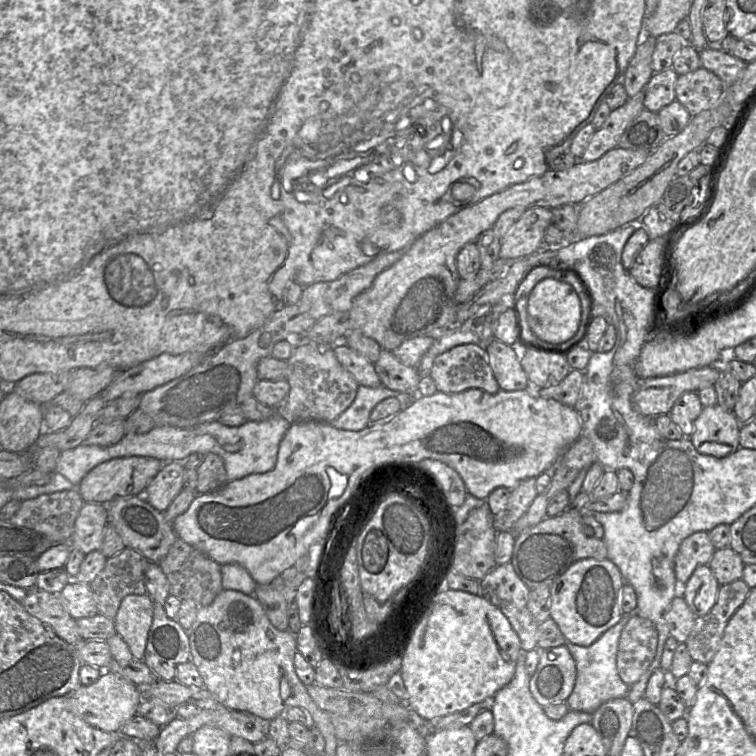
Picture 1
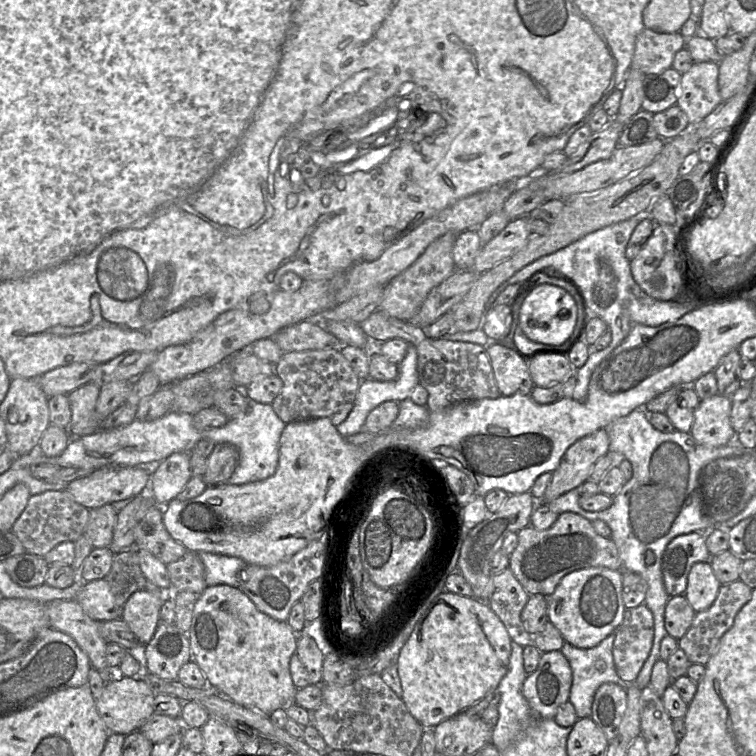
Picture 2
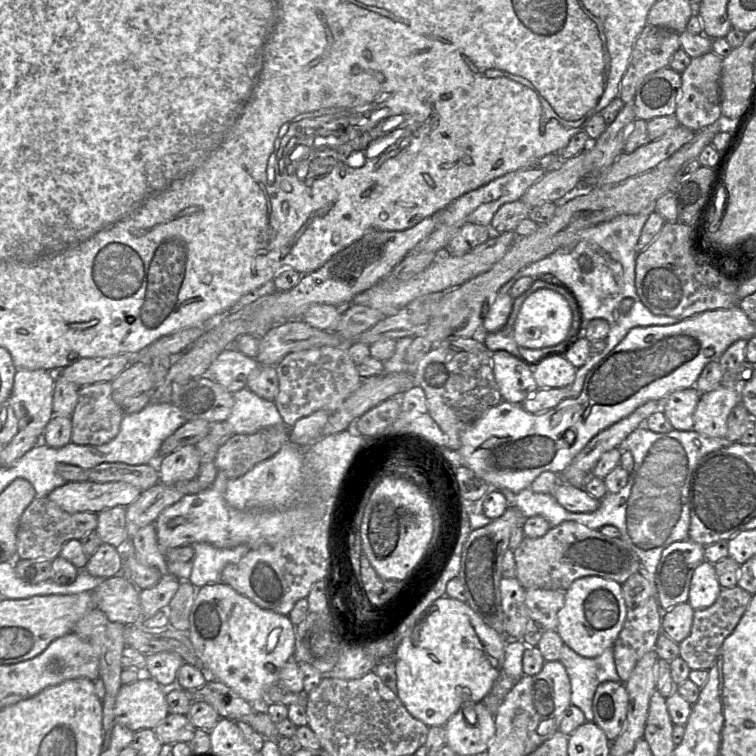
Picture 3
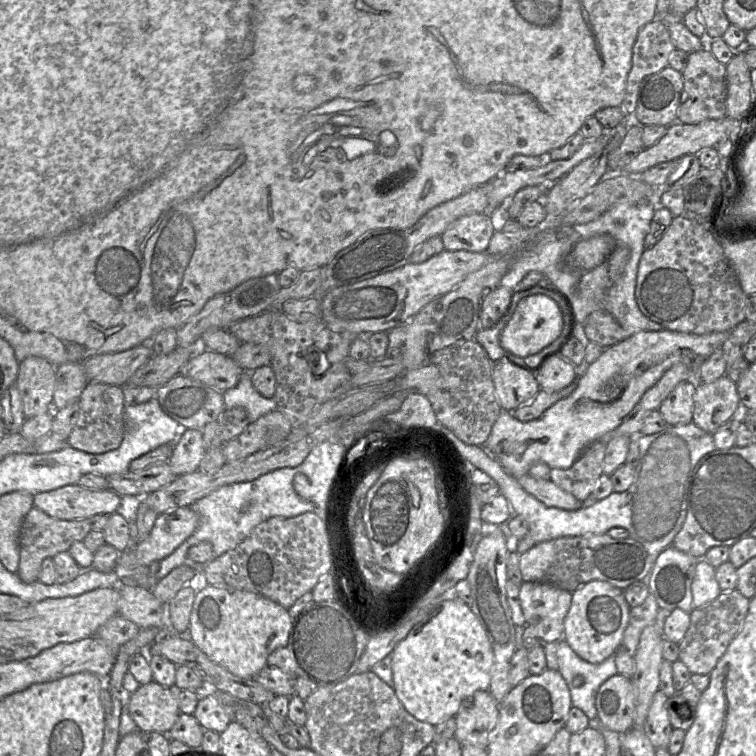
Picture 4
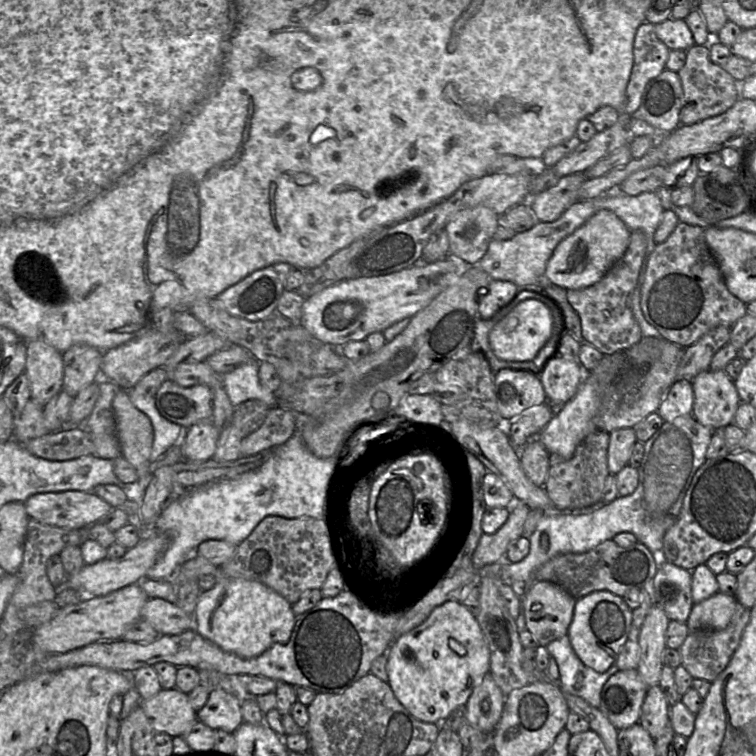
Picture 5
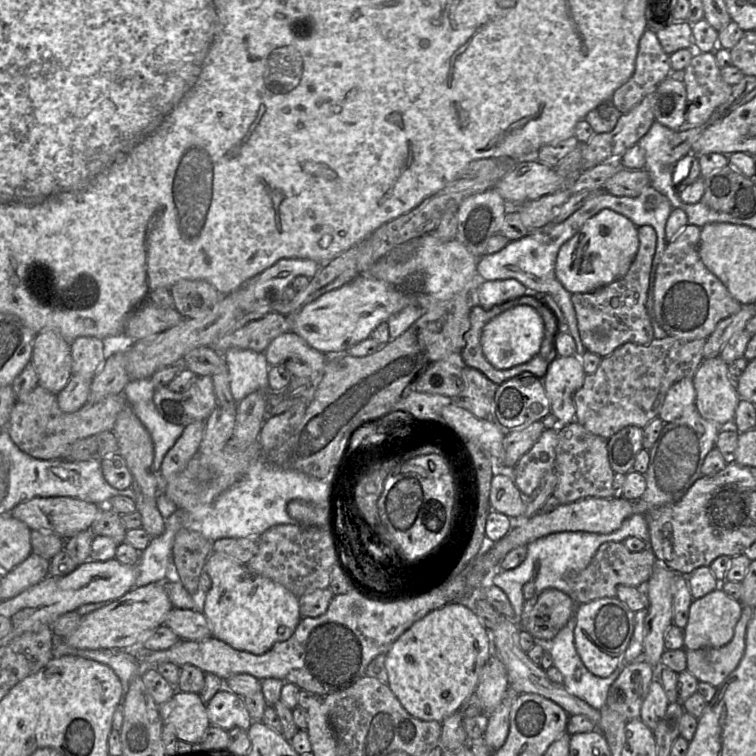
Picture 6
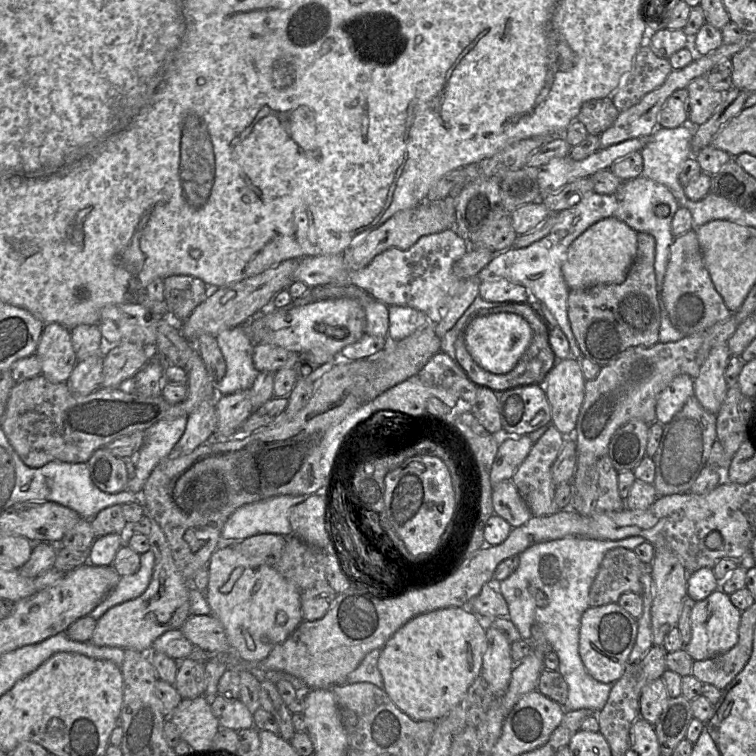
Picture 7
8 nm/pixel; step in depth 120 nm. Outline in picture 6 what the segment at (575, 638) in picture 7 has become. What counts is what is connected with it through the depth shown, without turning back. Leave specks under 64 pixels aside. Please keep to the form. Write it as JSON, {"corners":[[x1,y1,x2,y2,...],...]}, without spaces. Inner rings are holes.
{"corners":[[633,514,624,520,619,529,608,534,584,531,565,531,549,534,527,545,526,558,516,568,502,570,499,565,498,569,490,576,489,583,493,583,505,592,514,610,514,617,511,620,520,625,525,602,522,588,525,583,534,583,536,596,539,596,547,588,555,588,573,599,573,592,569,586,569,578,575,576,575,574,581,572,589,565,596,551,603,543,612,541,622,542,629,536,634,536,648,542,649,547,649,529,643,515],[575,614,571,616,566,625,552,639,535,638,534,643,540,645,545,651,550,652,553,665,558,668,564,677,564,687,572,695,587,702,593,708,600,710,607,704,608,691,613,682,622,672,622,666,618,666,615,671,606,678,601,678,592,674,584,665,580,658,574,642,574,629,576,626]]}

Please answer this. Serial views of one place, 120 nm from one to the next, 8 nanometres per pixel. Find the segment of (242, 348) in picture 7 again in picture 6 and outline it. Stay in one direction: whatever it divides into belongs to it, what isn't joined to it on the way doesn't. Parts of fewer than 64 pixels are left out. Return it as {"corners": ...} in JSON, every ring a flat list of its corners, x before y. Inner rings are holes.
{"corners":[[231,348,223,353,223,357,228,369,230,391,237,403,255,391,269,391,269,364,263,352]]}

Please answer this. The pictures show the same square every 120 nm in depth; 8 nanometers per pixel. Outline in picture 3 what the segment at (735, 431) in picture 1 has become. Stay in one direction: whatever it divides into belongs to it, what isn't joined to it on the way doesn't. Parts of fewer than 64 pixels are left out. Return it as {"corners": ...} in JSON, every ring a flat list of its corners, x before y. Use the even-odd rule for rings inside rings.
{"corners":[[719,386,701,393,694,411,693,430,711,438,724,438,731,410,740,402,738,387]]}

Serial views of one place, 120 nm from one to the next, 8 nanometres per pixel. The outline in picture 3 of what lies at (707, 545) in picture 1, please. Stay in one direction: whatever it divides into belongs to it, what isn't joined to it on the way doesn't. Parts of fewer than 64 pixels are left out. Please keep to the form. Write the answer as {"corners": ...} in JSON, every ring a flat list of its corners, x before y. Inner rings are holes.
{"corners":[[690,539,666,547,657,566,656,597,662,610,688,602,693,572,704,557,705,546]]}

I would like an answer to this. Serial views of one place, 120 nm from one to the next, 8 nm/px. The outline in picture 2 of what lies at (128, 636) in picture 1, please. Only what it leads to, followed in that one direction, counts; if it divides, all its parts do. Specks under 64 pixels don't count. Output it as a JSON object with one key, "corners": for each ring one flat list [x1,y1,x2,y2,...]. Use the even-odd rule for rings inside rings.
{"corners":[[143,589,134,592,123,605,121,619,142,645,151,640,160,622,160,608,172,594,172,590,154,593]]}

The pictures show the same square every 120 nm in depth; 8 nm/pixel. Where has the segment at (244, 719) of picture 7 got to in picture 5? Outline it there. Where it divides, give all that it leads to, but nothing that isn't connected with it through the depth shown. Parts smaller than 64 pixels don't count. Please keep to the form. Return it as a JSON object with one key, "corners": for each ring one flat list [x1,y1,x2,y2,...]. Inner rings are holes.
{"corners":[[211,687,206,704,196,714,210,728,228,733,243,723,241,700,219,687]]}

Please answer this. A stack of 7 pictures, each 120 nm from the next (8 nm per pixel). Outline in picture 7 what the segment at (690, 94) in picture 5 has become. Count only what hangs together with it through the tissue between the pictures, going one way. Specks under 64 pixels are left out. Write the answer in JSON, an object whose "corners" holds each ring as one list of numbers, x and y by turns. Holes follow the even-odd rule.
{"corners":[[706,75,692,80,687,90,688,124,692,127,705,123,725,99,725,93,711,88]]}

